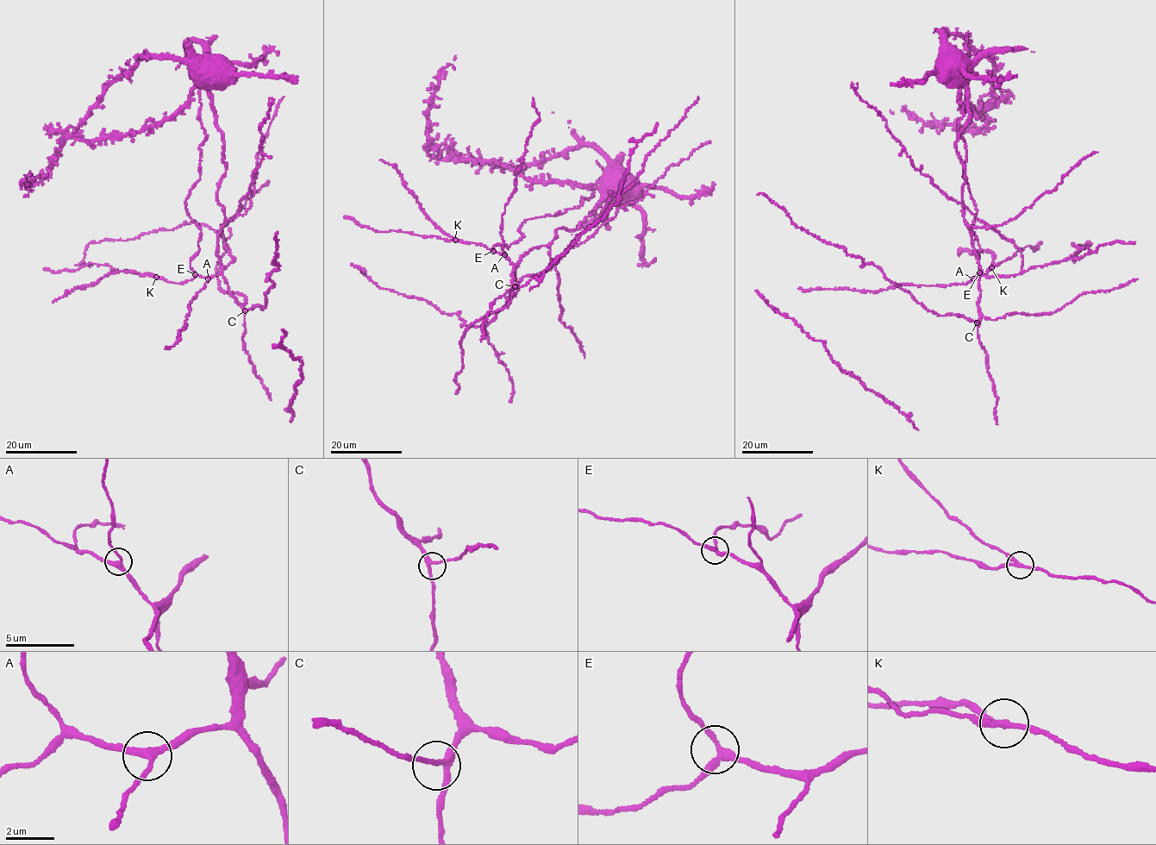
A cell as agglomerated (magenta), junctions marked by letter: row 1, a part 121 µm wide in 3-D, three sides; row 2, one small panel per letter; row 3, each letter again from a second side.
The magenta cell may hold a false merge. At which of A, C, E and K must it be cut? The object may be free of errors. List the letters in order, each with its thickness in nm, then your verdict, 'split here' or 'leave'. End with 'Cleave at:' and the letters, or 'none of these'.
A: 280 nm thick; leave
C: 240 nm thick; leave
E: 240 nm thick; leave
K: 220 nm thick; split here
Cleave at: K

